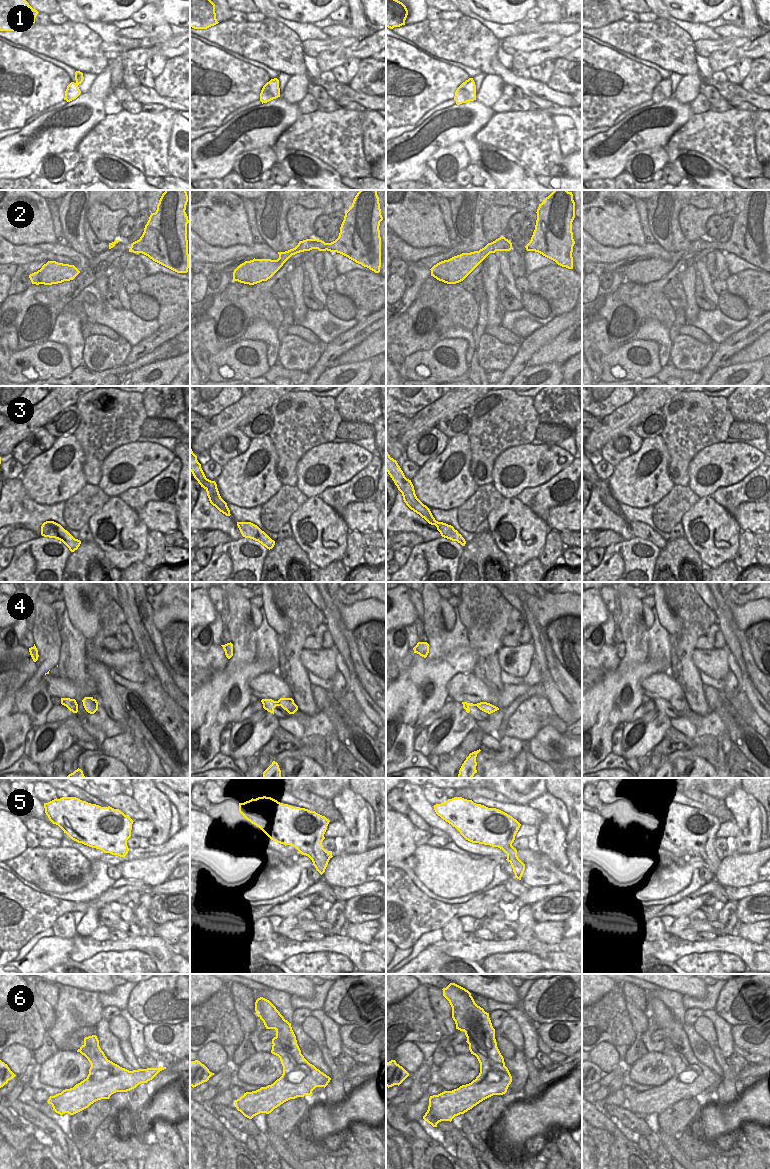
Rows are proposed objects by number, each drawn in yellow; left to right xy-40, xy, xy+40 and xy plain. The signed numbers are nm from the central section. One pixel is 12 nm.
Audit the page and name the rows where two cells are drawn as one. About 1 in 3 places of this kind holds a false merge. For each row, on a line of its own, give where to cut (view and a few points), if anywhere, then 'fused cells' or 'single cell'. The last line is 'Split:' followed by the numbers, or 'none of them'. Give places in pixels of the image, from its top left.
1: no cut | single cell
2: xy (326, 243), (327, 249) | fused cells
3: no cut | single cell
4: xy (277, 701), (280, 705) | fused cells
5: no cut | single cell
6: no cut | single cell
Split: 2, 4

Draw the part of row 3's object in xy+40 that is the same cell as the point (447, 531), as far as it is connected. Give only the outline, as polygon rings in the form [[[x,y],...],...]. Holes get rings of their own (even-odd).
[[[386,451],[386,471],[394,481],[398,490],[402,493],[406,505],[424,518],[429,524],[435,525],[441,536],[452,541],[457,541],[465,546],[466,541],[453,526],[443,522],[438,522],[433,517],[430,509],[424,505],[416,496],[411,480],[407,479],[398,465],[397,461],[390,457]]]

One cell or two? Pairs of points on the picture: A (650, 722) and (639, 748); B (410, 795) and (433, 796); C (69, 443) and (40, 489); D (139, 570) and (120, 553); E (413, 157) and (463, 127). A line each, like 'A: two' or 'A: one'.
A: one
B: two
C: one
D: two
E: one

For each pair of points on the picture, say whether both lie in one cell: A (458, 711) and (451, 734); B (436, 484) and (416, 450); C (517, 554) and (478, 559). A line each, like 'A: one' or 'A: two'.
A: one
B: two
C: two

